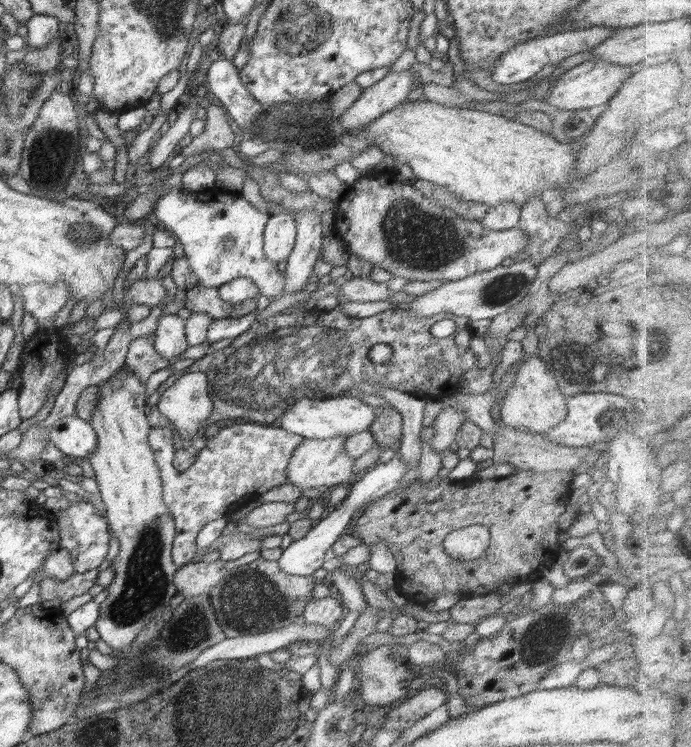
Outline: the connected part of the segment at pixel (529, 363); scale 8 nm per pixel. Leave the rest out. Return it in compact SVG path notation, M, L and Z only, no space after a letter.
M538 355L530 356L526 361L520 361L514 384L502 398L500 418L502 422L516 429L544 434L566 417L566 400L567 397L560 390L556 376L546 368L546 363Z

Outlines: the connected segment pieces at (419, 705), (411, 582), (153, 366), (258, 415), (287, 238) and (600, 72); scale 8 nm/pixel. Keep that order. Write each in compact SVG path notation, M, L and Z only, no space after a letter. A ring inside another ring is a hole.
M436 686L418 691L416 694L410 693L385 717L383 728L389 731L405 731L432 710L446 704L448 697L446 691Z
M520 469L508 477L482 480L474 473L469 476L453 478L434 476L430 482L414 482L404 490L394 490L386 496L372 501L357 514L358 520L352 535L372 548L382 541L393 554L397 564L395 572L395 594L406 605L425 606L430 601L447 593L458 593L462 597L486 596L497 593L504 584L516 586L532 584L542 579L544 570L554 564L554 548L558 548L561 529L558 527L560 514L565 511L565 503L571 496L570 484L576 470L532 471ZM480 524L490 530L490 544L485 554L471 561L461 561L445 553L443 540L453 530Z
M154 334L140 336L130 342L125 364L137 374L145 385L151 374L170 366L169 360L156 352Z
M295 303L281 313L276 313L267 319L256 320L254 324L244 334L237 336L228 347L204 355L201 359L195 361L191 366L181 371L175 371L172 376L160 387L154 394L150 394L144 406L146 418L151 427L158 428L158 422L168 422L166 416L160 416L158 410L154 408L158 404L159 397L183 375L190 372L203 372L208 380L208 393L214 410L210 418L202 424L205 427L213 422L219 425L219 428L237 424L237 418L244 418L253 423L262 423L263 425L277 425L280 415L288 408L292 407L298 399L308 397L312 399L323 399L333 395L342 395L344 391L356 388L358 383L368 383L371 380L380 382L387 388L394 388L401 392L412 394L416 397L425 399L442 400L445 397L452 397L460 390L460 376L467 370L478 366L478 357L470 349L456 345L454 334L445 338L434 337L430 333L430 327L438 320L452 318L460 331L471 322L466 317L448 315L446 313L434 314L426 318L414 318L406 309L388 309L378 314L365 318L357 318L342 312L340 305L331 310L319 309L304 312L302 306ZM376 344L388 344L392 348L392 357L385 365L379 365L368 359L368 352ZM433 360L446 360L442 363L439 370L434 370L430 374L430 365L428 362ZM410 368L416 368L414 372L424 372L428 374L428 380L432 376L431 382L408 382L408 372Z
M290 213L270 215L263 235L266 259L283 265L294 249L296 236L297 224L294 216Z
M588 60L561 74L550 85L545 102L562 111L582 111L606 104L618 92L622 82L630 76L630 68L610 66L604 60Z

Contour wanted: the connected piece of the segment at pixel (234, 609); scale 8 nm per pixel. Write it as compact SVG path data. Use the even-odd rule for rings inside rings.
M259 557L249 564L234 568L208 594L222 631L227 638L236 638L289 626L297 616L302 616L303 608L313 599L311 593L314 586L312 575L285 574L278 561Z

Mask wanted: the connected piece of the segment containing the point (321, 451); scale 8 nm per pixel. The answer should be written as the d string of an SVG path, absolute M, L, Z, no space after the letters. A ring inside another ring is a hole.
M344 435L324 440L303 438L300 445L294 449L289 465L286 466L286 473L288 473L286 483L292 483L300 490L316 487L331 489L339 484L348 485L353 480L352 468L356 459L346 453L344 442L346 442Z

